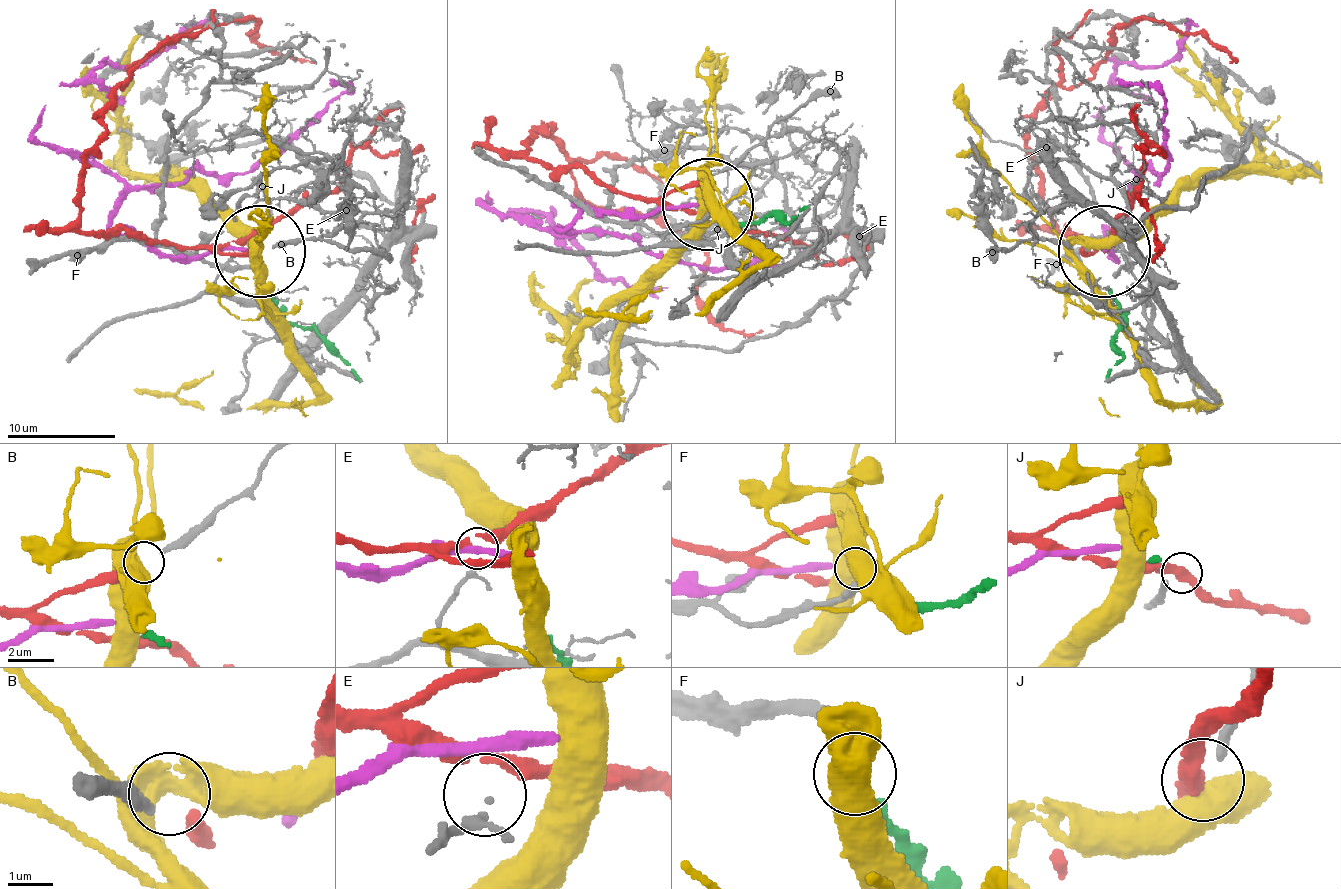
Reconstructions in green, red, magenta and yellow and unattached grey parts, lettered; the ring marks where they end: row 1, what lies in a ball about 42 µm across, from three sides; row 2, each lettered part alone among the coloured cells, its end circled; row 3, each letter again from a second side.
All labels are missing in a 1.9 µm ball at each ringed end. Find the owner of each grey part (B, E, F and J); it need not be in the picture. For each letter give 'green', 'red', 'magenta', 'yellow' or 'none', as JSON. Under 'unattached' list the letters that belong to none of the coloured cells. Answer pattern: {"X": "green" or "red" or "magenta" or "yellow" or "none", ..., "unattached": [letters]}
{"B": "red", "E": "none", "F": "green", "J": "none", "unattached": ["E", "J"]}

